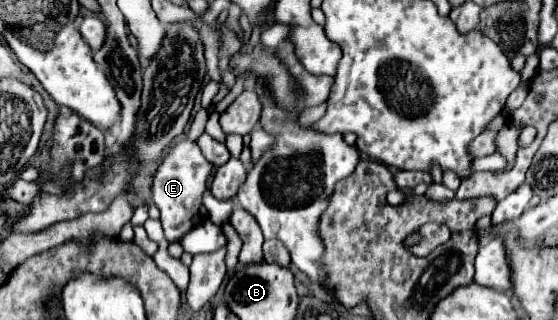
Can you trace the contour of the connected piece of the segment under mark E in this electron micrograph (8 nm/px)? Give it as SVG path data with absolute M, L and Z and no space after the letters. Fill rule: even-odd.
M179 140L163 158L153 176L153 202L161 212L161 226L165 228L165 238L169 242L179 242L191 228L207 220L207 208L201 202L201 196L207 188L207 178L213 164L201 154L197 142Z

